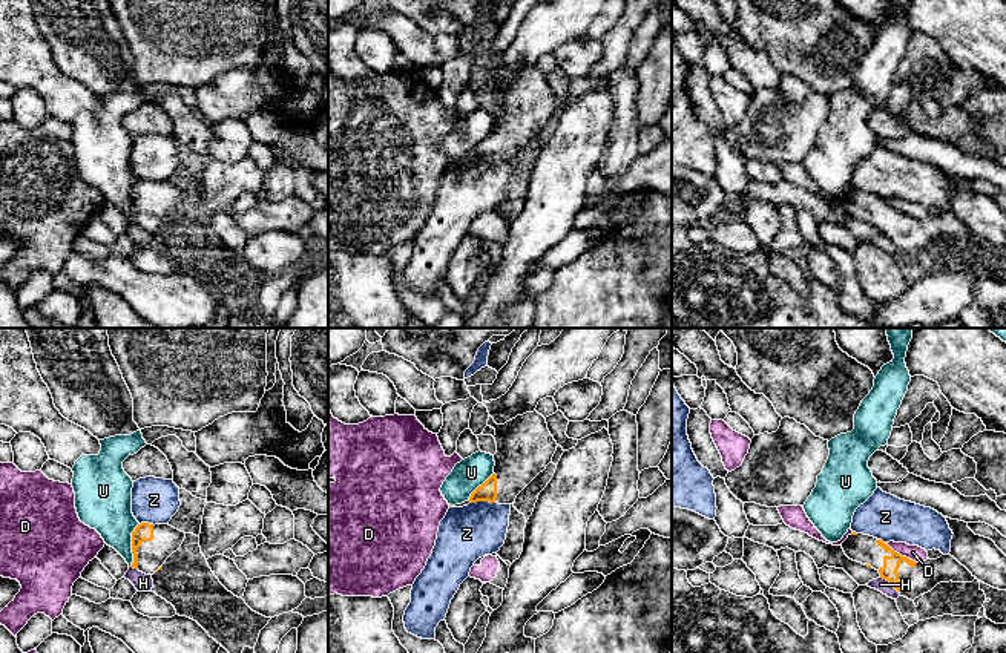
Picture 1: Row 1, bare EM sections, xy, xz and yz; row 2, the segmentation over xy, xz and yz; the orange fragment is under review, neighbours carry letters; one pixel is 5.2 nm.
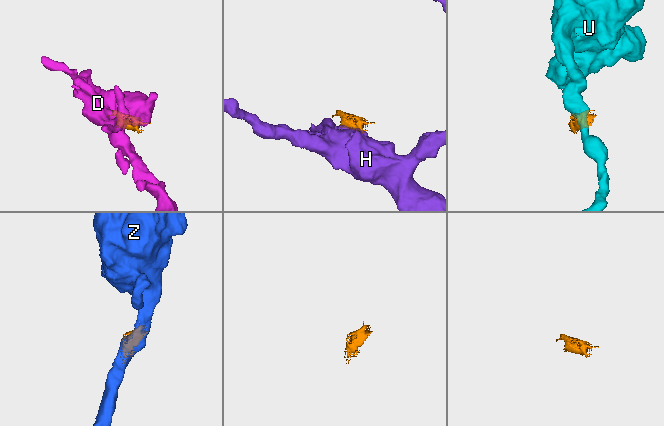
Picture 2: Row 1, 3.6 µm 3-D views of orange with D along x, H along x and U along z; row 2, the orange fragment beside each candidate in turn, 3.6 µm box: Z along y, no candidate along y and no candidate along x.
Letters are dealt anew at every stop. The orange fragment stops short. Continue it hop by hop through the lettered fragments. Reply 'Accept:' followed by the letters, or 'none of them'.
Accept: none of them

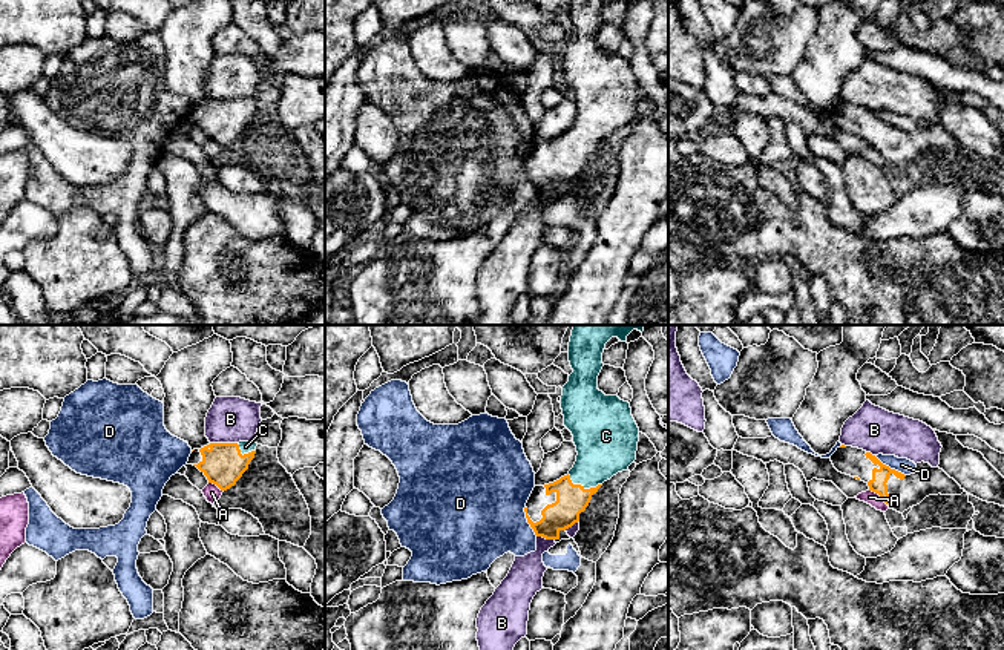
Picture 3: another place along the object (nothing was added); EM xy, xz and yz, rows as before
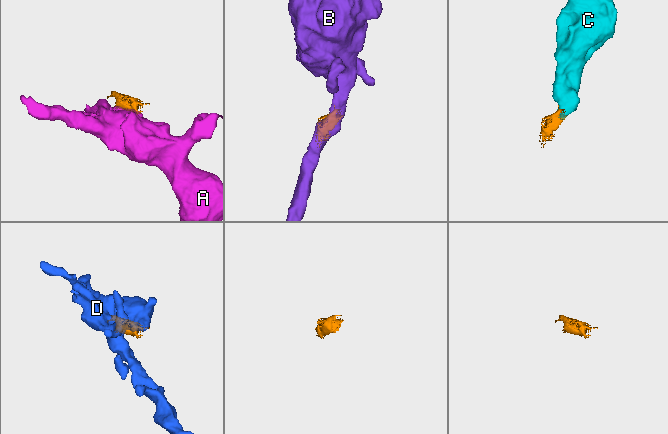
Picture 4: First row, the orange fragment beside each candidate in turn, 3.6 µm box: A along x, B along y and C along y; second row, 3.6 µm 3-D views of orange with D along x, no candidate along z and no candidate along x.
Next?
Accept: C

